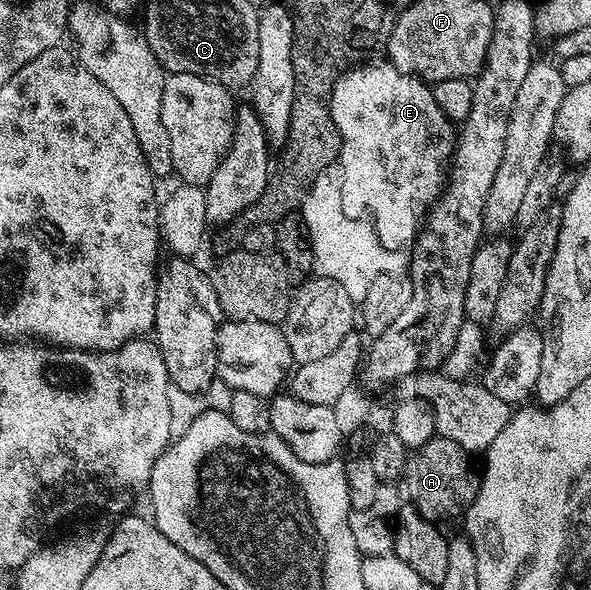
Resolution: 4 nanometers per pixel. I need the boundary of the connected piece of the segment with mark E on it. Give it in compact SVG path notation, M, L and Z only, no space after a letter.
M390 62L375 63L352 66L340 76L331 92L329 119L339 132L337 171L343 191L343 209L356 218L368 216L377 238L386 248L403 250L414 245L427 211L442 193L457 132L452 120L437 106L430 83L397 70Z

